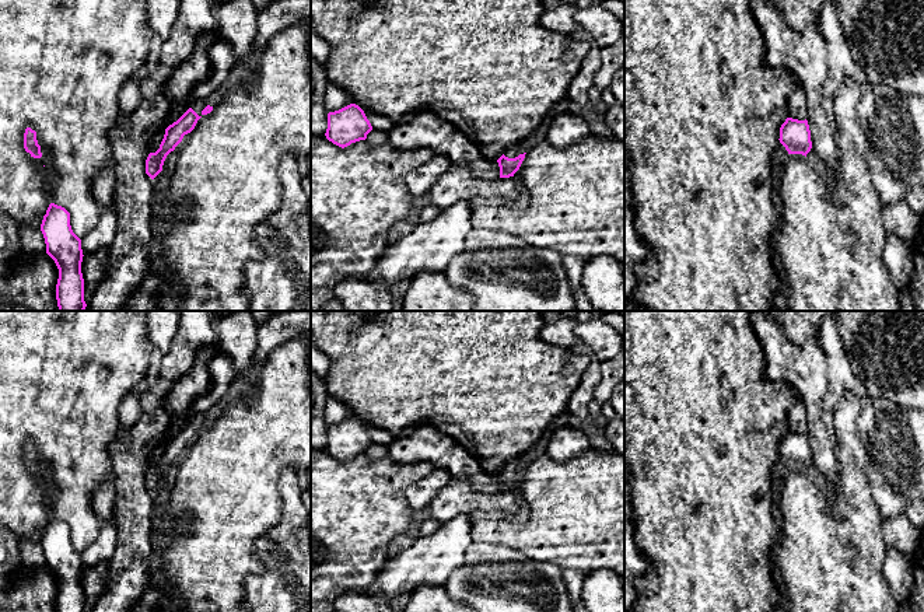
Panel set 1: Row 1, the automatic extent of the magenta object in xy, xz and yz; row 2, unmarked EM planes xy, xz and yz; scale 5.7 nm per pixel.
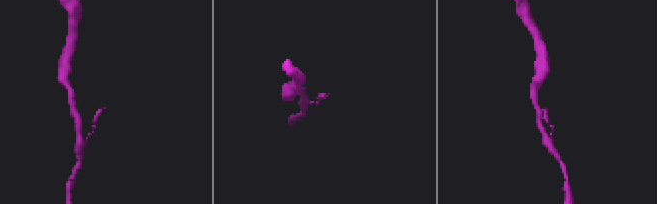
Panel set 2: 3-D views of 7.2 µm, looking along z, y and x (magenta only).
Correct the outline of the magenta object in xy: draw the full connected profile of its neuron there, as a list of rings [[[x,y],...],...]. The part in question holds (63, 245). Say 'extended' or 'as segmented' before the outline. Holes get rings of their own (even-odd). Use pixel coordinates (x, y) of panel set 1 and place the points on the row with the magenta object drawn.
as segmented; [[[50,203],[43,216],[41,231],[46,244],[46,253],[59,269],[56,300],[59,311],[84,311],[84,279],[81,273],[81,239],[73,232],[70,213]]]

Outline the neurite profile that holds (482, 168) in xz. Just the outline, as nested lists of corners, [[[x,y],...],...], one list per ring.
[[[431,112],[409,115],[388,133],[388,143],[399,148],[430,148],[445,155],[452,165],[469,167],[480,179],[500,179],[497,161],[486,160],[480,150],[451,122]]]

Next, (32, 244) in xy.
[[[21,227],[21,253],[24,256],[39,256],[46,252],[46,244],[41,228]]]

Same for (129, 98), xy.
[[[144,62],[139,71],[122,85],[118,95],[120,115],[133,113],[139,108],[141,102],[140,83],[146,74],[148,74],[148,67]]]

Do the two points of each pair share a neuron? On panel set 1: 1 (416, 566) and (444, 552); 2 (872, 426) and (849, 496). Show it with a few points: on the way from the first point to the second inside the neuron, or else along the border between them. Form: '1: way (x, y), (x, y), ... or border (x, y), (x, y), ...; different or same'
1: way (423, 563), (437, 555); same
2: border (857, 416), (870, 481); different

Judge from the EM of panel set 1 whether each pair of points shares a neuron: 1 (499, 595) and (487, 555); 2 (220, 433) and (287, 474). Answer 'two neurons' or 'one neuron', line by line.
1: one neuron
2: two neurons

